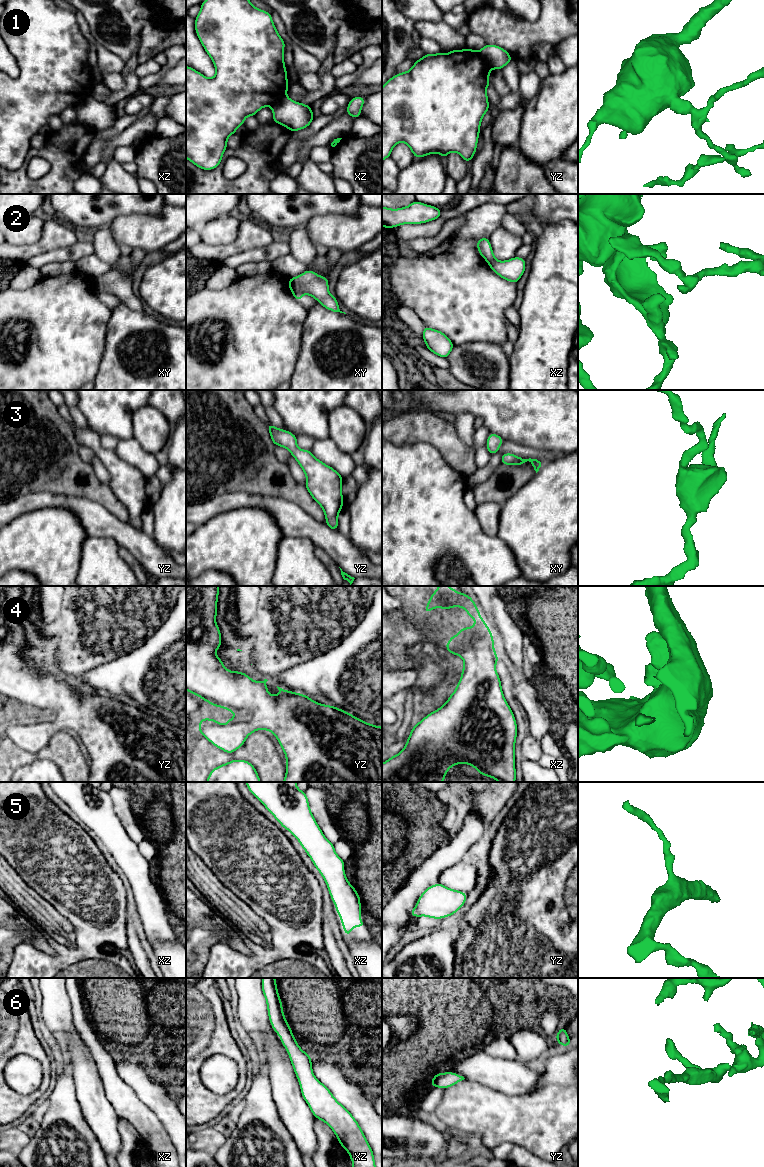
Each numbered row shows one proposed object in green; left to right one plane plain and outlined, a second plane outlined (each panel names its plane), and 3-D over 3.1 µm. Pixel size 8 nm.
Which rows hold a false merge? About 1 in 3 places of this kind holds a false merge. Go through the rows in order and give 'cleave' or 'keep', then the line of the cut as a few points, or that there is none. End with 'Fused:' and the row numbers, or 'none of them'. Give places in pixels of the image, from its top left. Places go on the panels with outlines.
1: cleave; cut yz (478, 52), (492, 67)
2: cleave; cut xy (291, 289), (302, 294)
3: keep; cut none
4: keep; cut none
5: keep; cut none
6: keep; cut none
Fused: 1, 2

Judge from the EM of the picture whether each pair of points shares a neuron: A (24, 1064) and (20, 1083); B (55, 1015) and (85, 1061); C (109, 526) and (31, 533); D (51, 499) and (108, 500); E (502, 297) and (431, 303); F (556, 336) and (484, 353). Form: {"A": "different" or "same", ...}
{"A": "same", "B": "different", "C": "different", "D": "different", "E": "same", "F": "different"}

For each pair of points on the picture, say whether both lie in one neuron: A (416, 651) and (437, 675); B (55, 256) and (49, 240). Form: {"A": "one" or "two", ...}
{"A": "one", "B": "two"}

